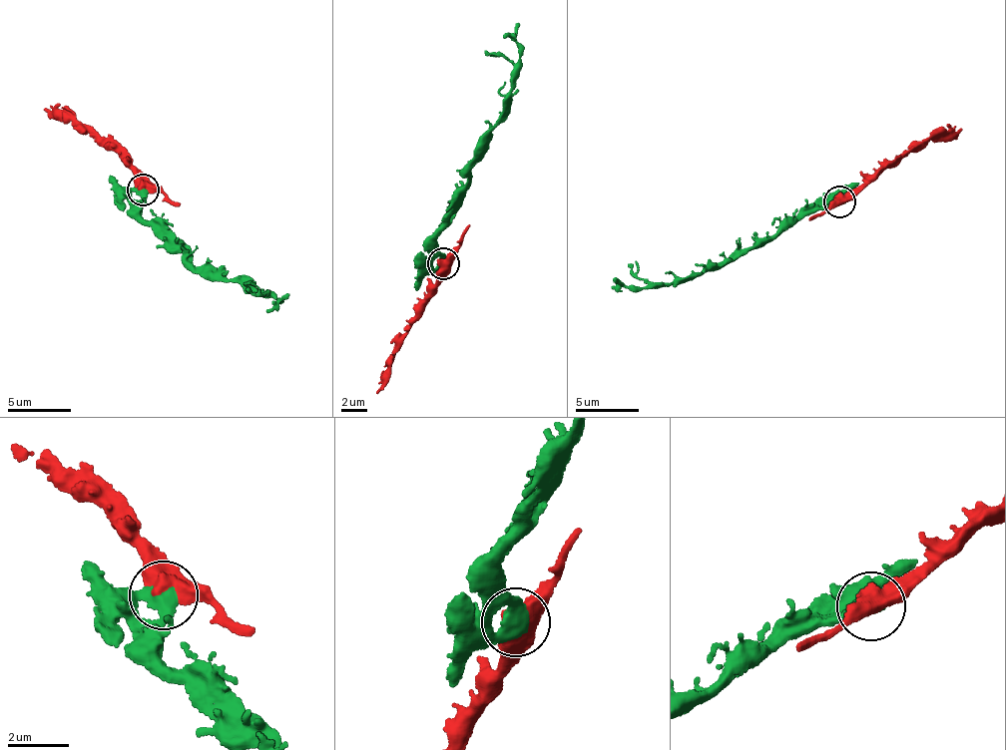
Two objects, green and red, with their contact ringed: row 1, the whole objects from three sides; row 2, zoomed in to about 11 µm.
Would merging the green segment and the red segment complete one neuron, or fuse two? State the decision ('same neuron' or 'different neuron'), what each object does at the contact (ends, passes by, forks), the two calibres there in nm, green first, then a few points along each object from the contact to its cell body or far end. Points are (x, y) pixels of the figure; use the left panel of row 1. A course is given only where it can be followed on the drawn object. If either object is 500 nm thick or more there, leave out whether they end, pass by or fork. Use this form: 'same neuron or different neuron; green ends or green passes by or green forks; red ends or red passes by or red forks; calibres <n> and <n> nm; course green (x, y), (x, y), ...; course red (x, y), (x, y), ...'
same neuron; calibres 650 and 600 nm; course green (142, 190), (147, 221), (187, 254), (198, 269), (243, 281), (277, 301), (290, 293); course red (142, 187), (135, 175), (96, 133), (43, 109)

